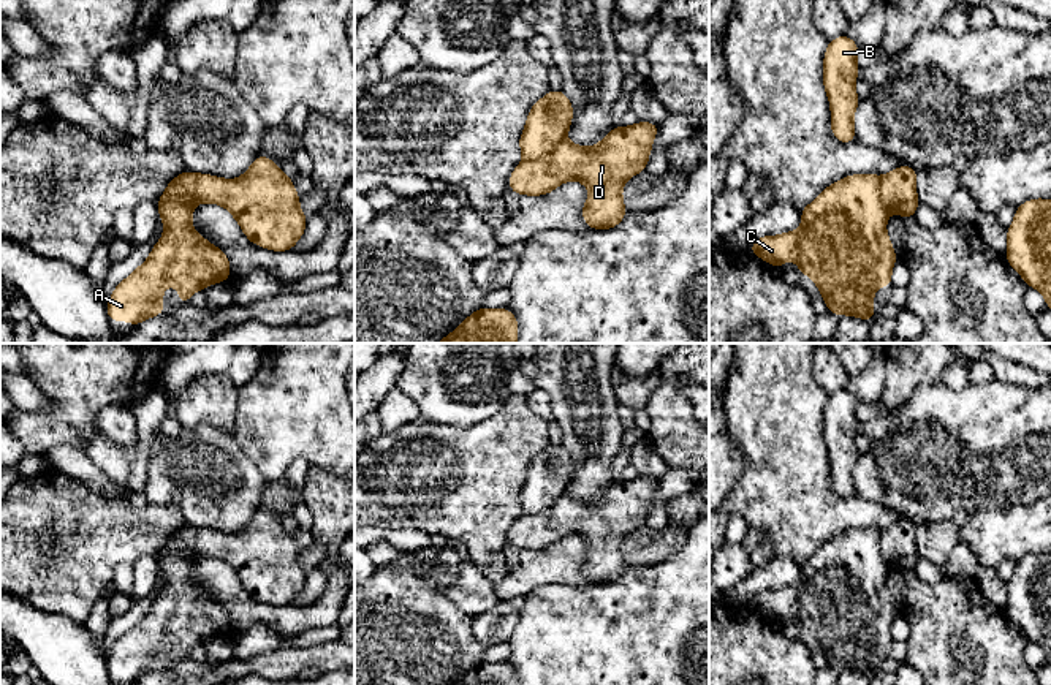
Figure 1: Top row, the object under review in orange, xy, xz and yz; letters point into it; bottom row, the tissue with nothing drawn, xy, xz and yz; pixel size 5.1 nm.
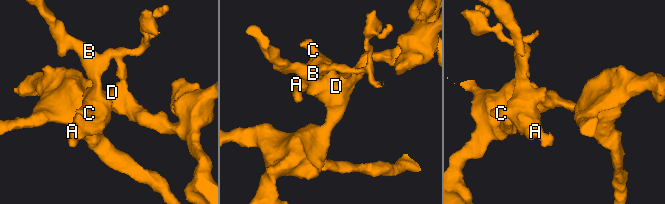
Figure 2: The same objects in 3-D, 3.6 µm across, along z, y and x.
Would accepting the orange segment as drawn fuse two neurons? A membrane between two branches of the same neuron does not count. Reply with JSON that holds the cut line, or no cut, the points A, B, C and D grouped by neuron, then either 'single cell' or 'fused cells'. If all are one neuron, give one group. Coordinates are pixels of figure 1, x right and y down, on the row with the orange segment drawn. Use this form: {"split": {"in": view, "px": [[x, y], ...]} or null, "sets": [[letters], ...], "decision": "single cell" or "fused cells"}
{"split": {"in": "xz", "px": [[564, 140], [543, 155], [524, 160]]}, "sets": [["A", "B", "C"], ["D"]], "decision": "fused cells"}

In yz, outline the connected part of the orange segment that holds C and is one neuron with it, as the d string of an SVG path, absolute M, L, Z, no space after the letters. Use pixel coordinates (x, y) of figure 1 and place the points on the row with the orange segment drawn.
M850 174L826 188L801 210L802 223L796 231L758 237L747 250L771 266L780 267L788 258L795 259L801 274L810 277L828 312L836 316L852 315L874 321L874 293L878 286L893 286L891 271L897 259L893 244L886 234L888 210L880 195L880 177L877 174Z

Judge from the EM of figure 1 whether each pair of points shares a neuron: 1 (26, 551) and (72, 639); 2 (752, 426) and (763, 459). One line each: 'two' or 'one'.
1: two
2: one

